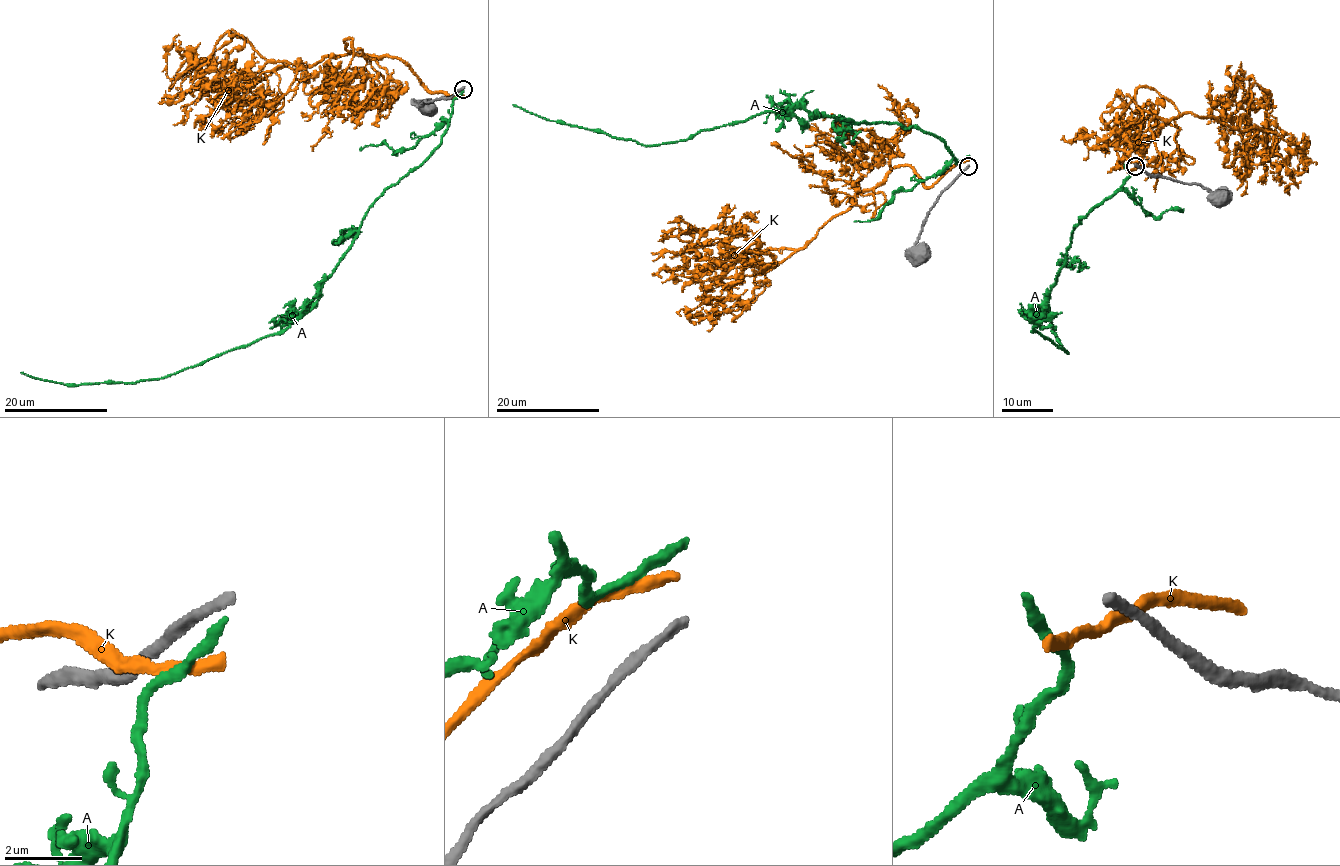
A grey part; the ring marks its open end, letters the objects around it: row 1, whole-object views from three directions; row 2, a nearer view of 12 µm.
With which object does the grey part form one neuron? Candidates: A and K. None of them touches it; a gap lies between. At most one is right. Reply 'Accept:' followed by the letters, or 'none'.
Accept: A

